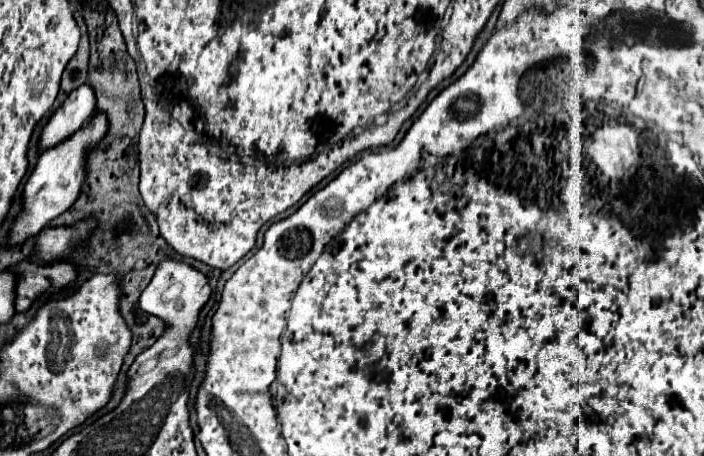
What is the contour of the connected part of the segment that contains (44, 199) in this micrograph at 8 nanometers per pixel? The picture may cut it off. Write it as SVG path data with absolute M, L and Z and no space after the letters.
M96 112L90 118L90 122L86 122L80 128L80 132L74 132L74 136L68 136L62 144L56 144L54 148L44 150L40 154L38 164L24 186L24 194L22 194L24 212L14 222L14 228L8 240L10 246L22 244L28 236L36 236L44 226L50 224L52 218L66 212L74 204L74 200L78 198L82 190L82 184L86 182L86 152L90 152L90 148L94 148L94 144L98 144L98 140L102 140L106 132L108 132L106 112Z

